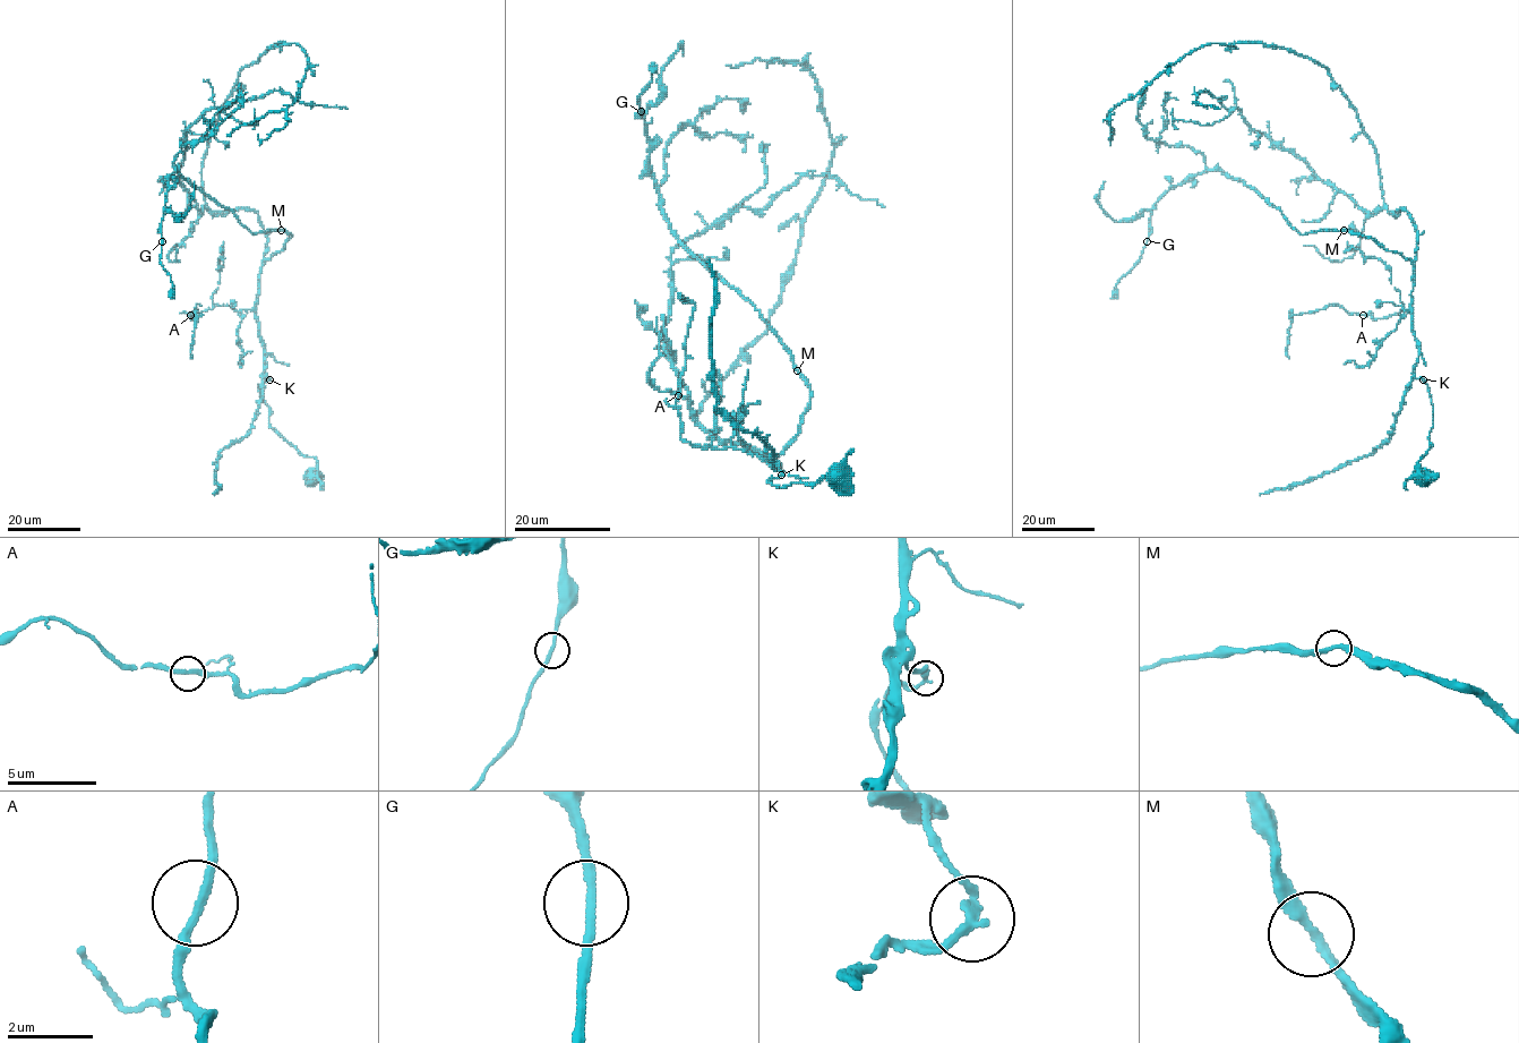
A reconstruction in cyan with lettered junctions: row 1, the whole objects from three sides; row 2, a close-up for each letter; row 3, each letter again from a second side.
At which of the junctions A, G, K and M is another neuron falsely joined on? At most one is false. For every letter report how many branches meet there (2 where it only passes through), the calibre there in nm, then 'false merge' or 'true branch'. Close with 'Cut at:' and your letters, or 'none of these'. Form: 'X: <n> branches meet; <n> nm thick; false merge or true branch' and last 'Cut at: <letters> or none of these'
A: 2 branches meet; 200 nm thick; true branch
G: 2 branches meet; 190 nm thick; true branch
K: 2 branches meet; 190 nm thick; true branch
M: 2 branches meet; 220 nm thick; true branch
Cut at: none of these

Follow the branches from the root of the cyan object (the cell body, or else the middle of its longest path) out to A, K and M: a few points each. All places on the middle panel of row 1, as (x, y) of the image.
A: (839, 475), (844, 466), (782, 488), (769, 482), (778, 463), (693, 446), (681, 437), (677, 394)
K: (839, 475), (844, 466), (841, 472), (827, 473), (813, 485), (796, 482), (782, 488), (769, 482), (782, 475)
M: (839, 475), (844, 466), (813, 485), (769, 482), (781, 470), (764, 460), (796, 435), (809, 404), (797, 370)

